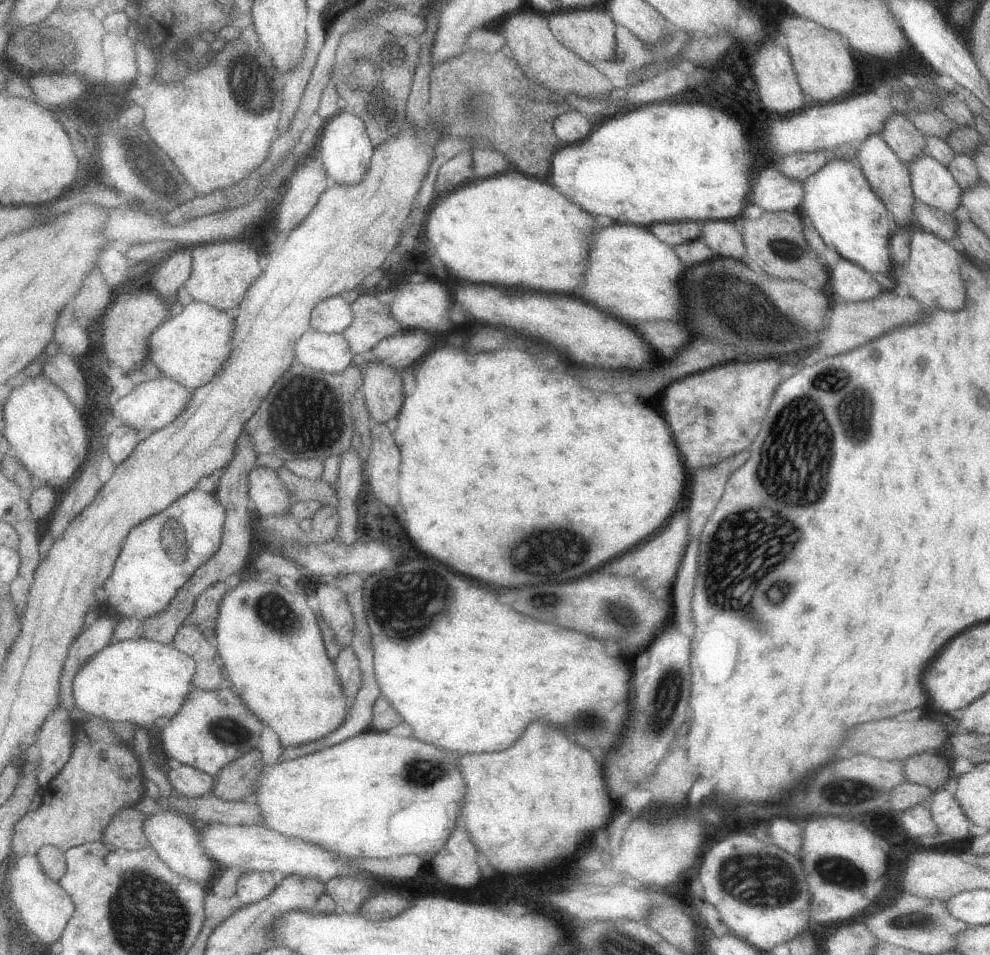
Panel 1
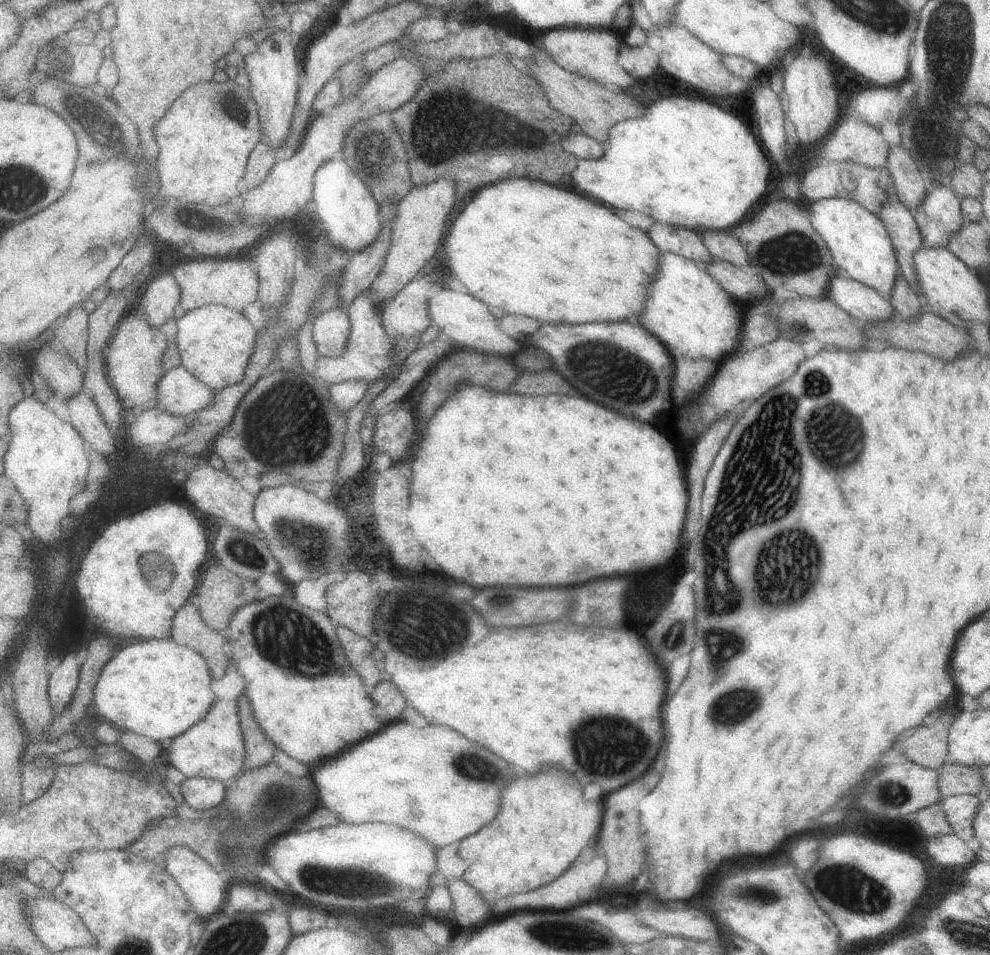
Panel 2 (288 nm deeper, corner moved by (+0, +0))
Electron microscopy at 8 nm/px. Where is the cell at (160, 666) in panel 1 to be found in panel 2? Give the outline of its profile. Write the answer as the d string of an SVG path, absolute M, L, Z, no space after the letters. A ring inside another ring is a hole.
M145 640L131 644L115 654L115 658L105 666L99 684L95 688L95 704L99 714L113 722L119 730L131 730L137 734L143 734L155 742L161 742L165 738L179 738L187 734L189 728L195 728L201 720L207 718L207 714L217 704L219 696L213 688L213 670L207 662L207 658L197 652L195 648L181 646L177 640Z

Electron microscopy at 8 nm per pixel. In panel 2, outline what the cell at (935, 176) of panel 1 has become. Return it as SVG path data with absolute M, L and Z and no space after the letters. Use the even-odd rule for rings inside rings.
M943 184L935 186L917 210L911 210L927 248L945 248L951 236L965 226L959 204L961 198Z

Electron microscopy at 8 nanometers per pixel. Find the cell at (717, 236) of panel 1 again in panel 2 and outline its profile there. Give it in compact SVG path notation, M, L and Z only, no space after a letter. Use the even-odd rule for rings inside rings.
M719 230L719 232L703 232L703 244L709 250L709 254L715 260L723 260L729 262L737 268L743 268L745 264L749 264L749 256L747 250L743 248L743 244L729 232L729 230Z

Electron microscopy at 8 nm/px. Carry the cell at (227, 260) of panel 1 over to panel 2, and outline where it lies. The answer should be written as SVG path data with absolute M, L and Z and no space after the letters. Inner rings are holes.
M237 256L229 260L191 258L185 264L179 264L173 274L183 290L181 308L185 312L193 312L205 306L229 306L243 312L249 304L259 300L261 294L261 274L251 268L251 262L241 262Z

